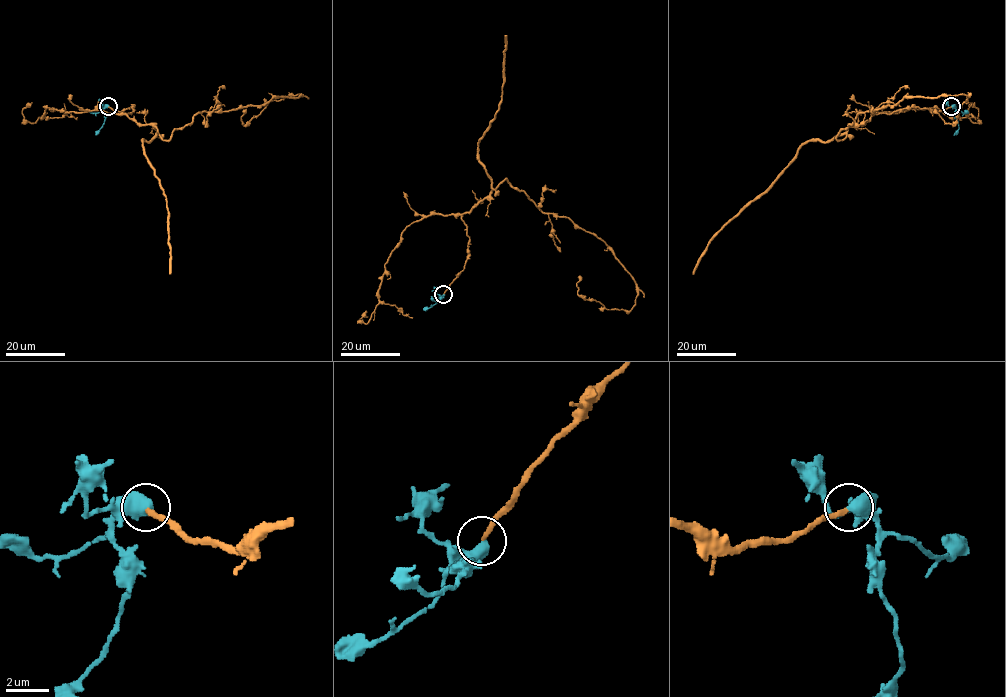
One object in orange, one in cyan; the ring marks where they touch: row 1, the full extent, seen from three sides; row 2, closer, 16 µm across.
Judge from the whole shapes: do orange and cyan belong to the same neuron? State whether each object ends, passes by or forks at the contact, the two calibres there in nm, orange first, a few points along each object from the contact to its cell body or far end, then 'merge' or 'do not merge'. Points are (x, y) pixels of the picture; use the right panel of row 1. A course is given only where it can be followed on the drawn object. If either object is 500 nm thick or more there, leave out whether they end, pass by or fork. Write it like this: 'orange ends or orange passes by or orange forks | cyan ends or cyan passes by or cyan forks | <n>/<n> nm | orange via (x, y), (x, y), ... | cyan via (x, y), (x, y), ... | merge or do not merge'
200/600 nm | orange via (951, 107), (873, 114), (836, 138), (860, 113), (904, 98), (968, 96), (953, 124), (934, 109) | cyan via (951, 106), (955, 109), (958, 126), (954, 135) | merge

